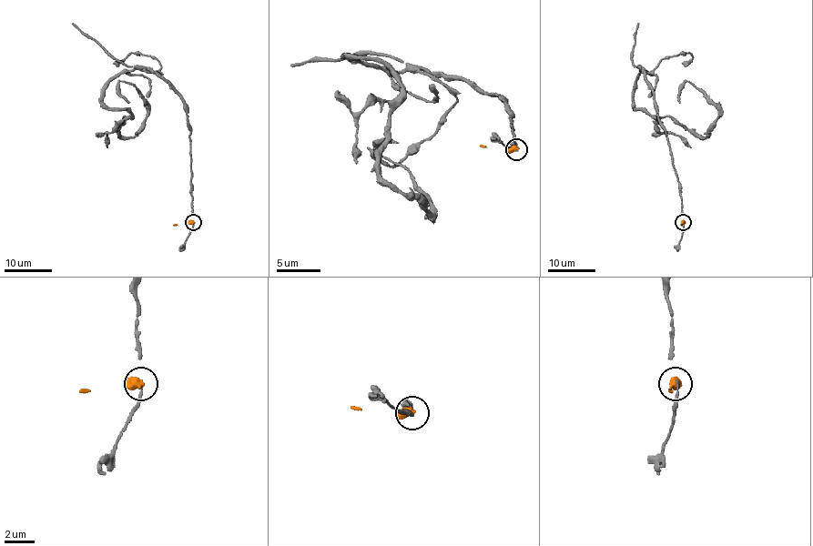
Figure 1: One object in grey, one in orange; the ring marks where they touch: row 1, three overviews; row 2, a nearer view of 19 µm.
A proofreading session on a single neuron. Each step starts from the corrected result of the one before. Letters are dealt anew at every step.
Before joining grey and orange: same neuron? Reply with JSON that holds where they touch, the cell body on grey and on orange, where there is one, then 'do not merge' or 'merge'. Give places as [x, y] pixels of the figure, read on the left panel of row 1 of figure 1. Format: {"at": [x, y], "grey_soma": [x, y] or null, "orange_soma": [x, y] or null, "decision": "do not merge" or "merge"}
{"at": [193, 222], "grey_soma": null, "orange_soma": null, "decision": "do not merge"}

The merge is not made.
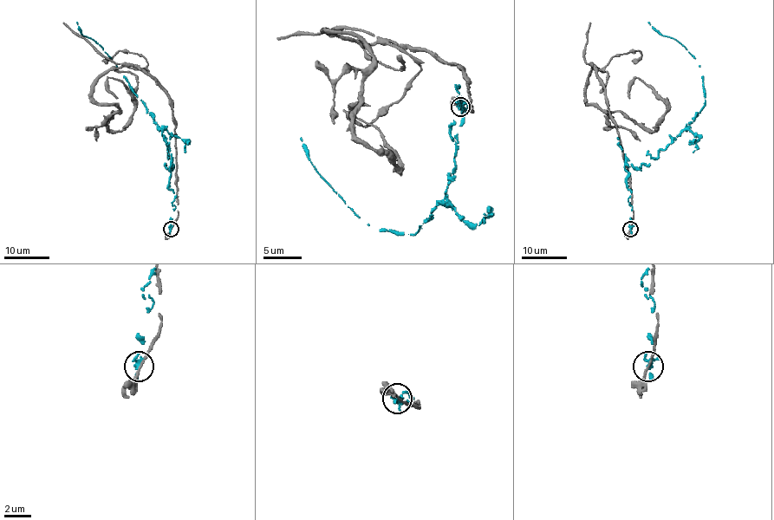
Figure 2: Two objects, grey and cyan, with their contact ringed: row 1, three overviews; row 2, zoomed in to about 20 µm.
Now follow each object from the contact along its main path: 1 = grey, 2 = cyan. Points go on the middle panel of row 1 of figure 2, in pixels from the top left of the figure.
1: (460, 107), (472, 113), (458, 67), (326, 30), (373, 57), (353, 133), (400, 168), (353, 114), (370, 105)
2: (460, 107), (468, 111), (458, 101), (463, 119), (449, 128), (452, 179), (414, 233), (359, 218), (299, 138)

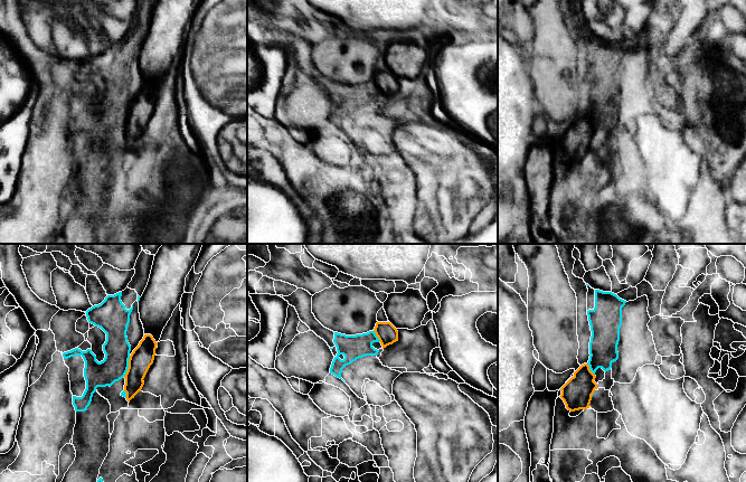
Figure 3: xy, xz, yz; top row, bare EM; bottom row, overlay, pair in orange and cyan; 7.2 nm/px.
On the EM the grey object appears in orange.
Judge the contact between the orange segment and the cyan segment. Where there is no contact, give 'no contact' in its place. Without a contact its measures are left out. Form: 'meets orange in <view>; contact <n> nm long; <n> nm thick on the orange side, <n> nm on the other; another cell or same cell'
meets orange in xy; contact 160 nm long; 160 nm thick on the orange side, 190 nm on the other; another cell

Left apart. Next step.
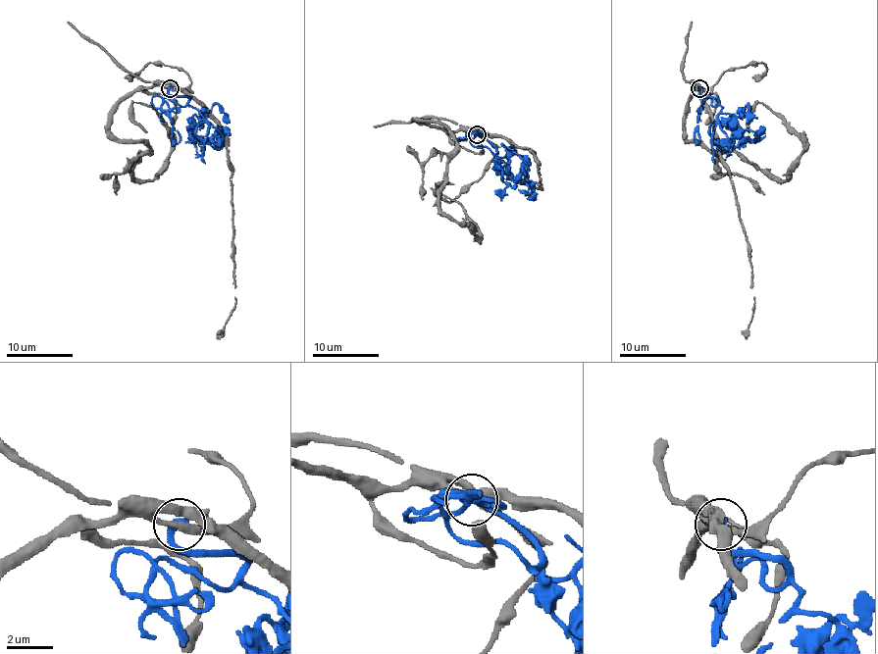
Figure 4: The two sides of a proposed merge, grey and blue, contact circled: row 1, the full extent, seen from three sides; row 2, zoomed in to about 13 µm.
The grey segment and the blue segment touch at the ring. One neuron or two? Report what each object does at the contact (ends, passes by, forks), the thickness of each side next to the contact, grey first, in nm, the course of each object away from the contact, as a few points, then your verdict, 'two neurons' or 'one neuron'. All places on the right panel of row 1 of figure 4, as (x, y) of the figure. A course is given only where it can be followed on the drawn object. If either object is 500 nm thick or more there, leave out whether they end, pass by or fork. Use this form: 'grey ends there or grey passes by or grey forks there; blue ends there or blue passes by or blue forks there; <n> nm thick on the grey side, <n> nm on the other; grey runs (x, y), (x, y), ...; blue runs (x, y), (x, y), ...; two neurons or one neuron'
grey passes by; blue ends there; 320 nm thick on the grey side, 360 nm on the other; grey runs (698, 87), (686, 138), (740, 152), (786, 180), (802, 140), (761, 102), (748, 132); blue runs (698, 87), (702, 96), (712, 96), (722, 107), (718, 127), (727, 138), (739, 142), (745, 130), (763, 128); two neurons

